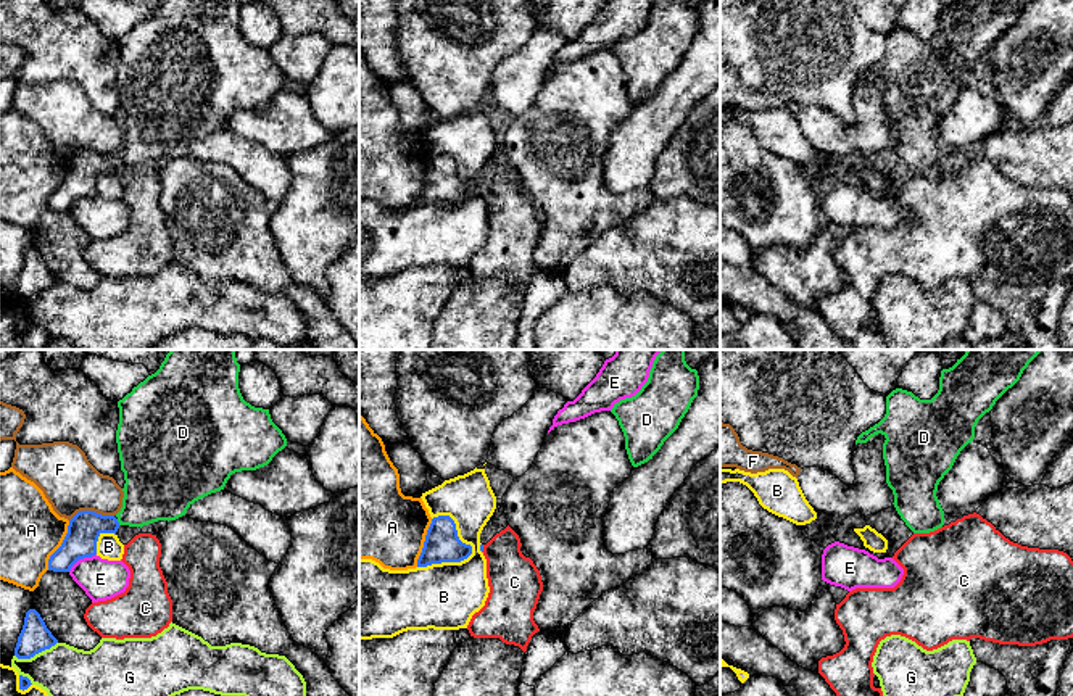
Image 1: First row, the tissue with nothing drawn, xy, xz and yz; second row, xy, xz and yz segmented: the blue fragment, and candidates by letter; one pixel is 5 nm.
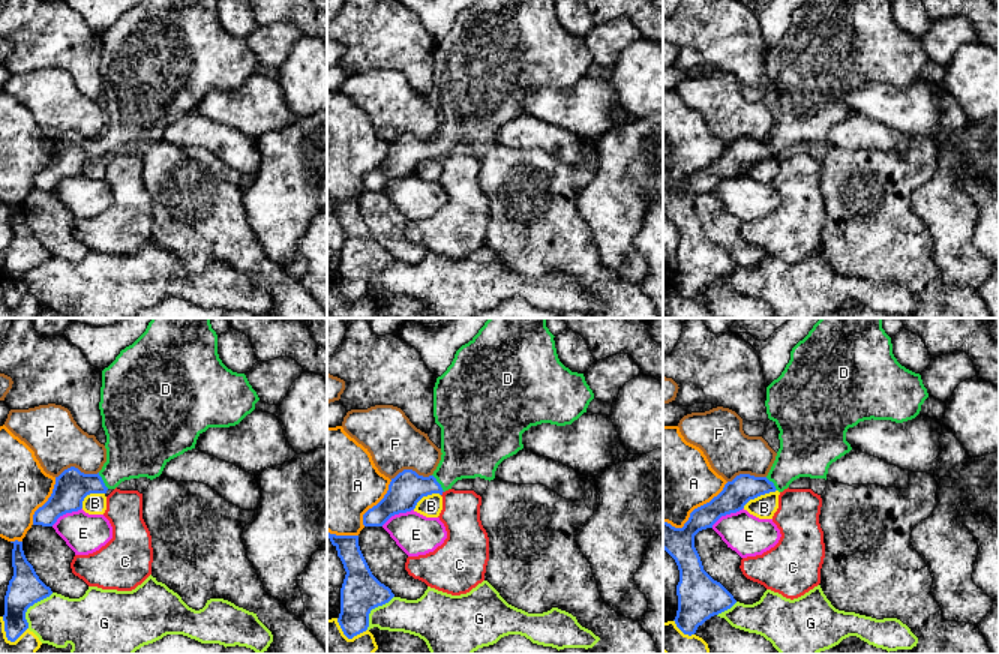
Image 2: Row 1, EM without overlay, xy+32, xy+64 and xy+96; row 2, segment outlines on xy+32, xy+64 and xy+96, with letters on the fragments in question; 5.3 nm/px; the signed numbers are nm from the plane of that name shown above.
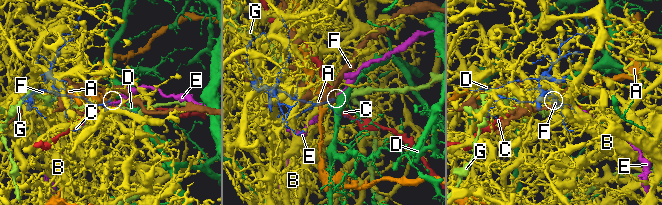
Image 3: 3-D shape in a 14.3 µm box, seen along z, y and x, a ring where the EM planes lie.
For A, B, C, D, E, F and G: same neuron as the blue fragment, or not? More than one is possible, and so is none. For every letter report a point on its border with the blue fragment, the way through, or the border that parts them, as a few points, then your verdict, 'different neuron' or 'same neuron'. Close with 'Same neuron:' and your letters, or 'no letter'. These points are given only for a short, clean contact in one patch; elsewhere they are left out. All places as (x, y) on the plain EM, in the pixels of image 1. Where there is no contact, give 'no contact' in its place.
A: meets blue in xy at (62, 184); different neuron
B: meets blue in xz at (464, 197); different neuron
C: meets blue in xz at (482, 187); different neuron
D: meets blue in xy at (118, 161); runs through xy (84, 168), (89, 163), (118, 161), (155, 128); same neuron
E: meets blue in xy at (81, 197); different neuron
F: meets blue in xy at (91, 150); different neuron
G: meets blue in xy at (36, 292); border along xy (57, 281), (29, 297), (15, 295); different neuron
Same neuron: D

